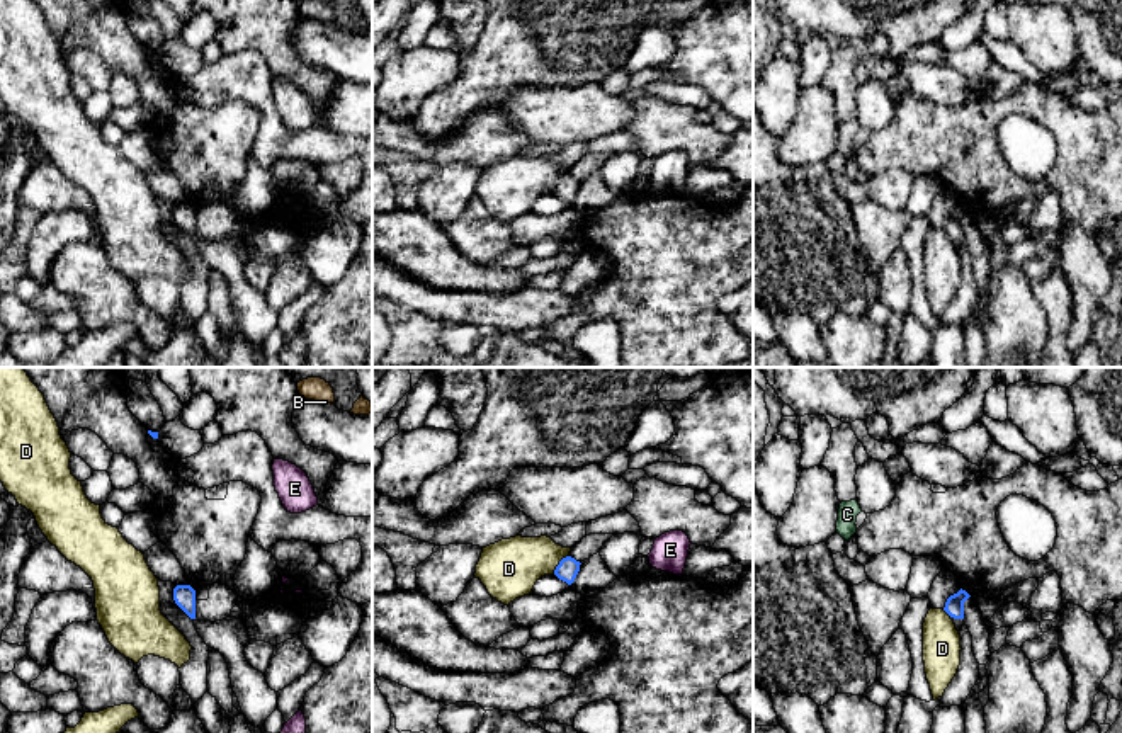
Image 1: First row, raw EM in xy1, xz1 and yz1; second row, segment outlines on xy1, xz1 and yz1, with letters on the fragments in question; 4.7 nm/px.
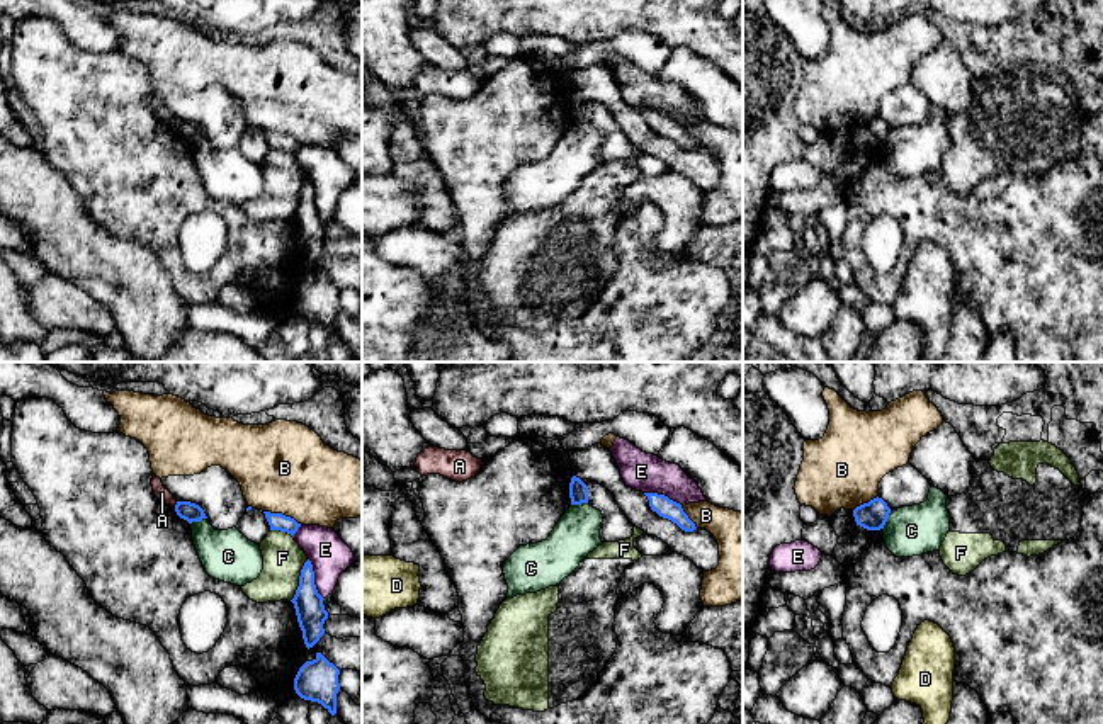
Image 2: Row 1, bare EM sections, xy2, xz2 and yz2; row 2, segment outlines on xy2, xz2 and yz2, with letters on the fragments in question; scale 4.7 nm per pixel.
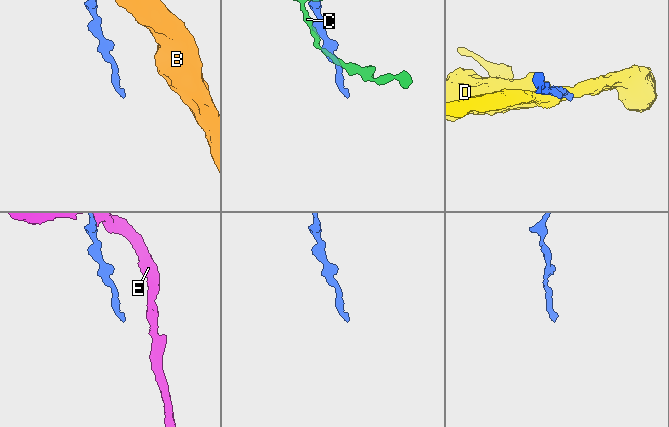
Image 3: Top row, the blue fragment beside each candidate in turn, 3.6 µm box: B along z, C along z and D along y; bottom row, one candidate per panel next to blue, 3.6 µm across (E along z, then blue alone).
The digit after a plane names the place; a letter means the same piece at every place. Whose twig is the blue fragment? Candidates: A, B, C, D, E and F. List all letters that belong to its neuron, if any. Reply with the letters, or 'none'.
none

